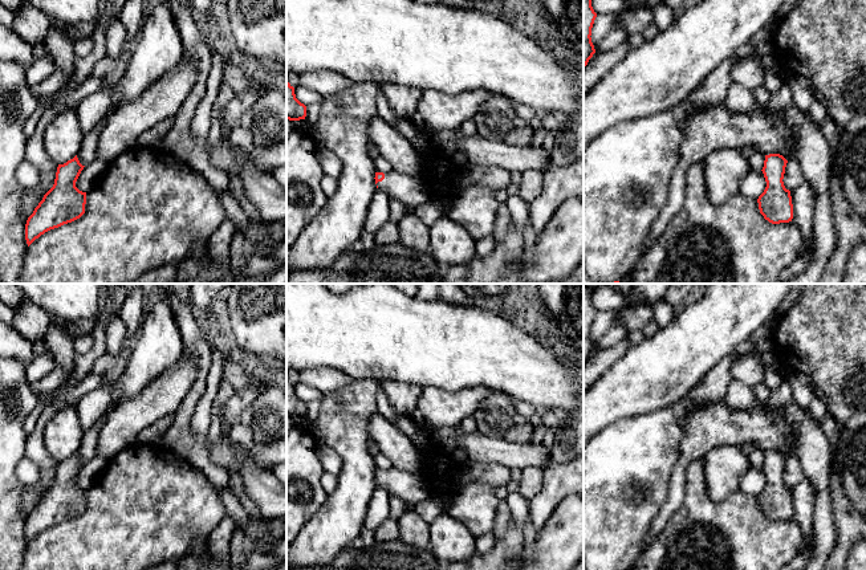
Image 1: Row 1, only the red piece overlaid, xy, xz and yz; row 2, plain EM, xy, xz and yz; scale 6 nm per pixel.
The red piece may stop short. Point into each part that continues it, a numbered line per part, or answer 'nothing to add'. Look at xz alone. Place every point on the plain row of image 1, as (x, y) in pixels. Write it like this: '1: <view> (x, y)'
1: xz (411, 488)

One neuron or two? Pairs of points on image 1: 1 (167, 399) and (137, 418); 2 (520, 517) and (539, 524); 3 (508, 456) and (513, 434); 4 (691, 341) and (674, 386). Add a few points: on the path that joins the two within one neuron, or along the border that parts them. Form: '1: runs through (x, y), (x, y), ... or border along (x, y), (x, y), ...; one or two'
1: runs through (159, 399), (145, 410); one
2: border along (528, 501), (529, 532); two
3: border along (482, 434), (490, 438), (529, 443); two
4: runs through (683, 351), (674, 361), (674, 375); one

